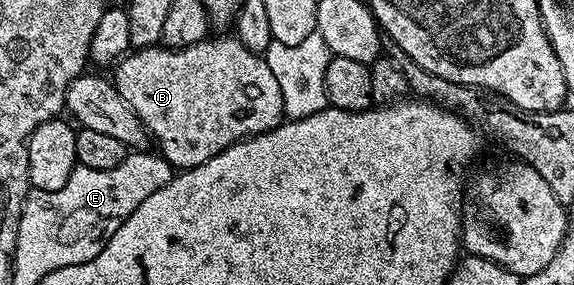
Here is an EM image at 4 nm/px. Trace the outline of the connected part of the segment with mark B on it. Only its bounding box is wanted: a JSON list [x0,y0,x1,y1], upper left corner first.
[113,37,284,169]

